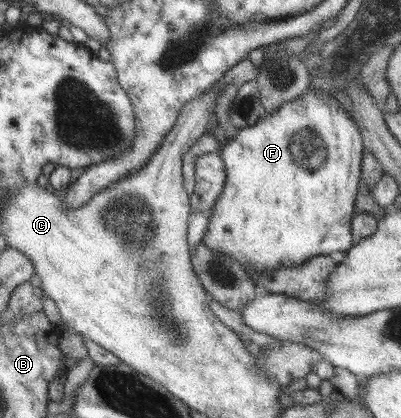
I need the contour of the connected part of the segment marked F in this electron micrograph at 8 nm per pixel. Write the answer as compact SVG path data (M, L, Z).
M310 86L302 97L280 105L268 115L263 115L256 124L246 128L237 129L236 136L219 150L219 156L223 163L225 179L220 194L215 198L212 214L208 218L206 230L203 234L202 244L210 250L220 254L231 256L247 272L263 272L263 270L276 270L277 268L288 268L298 266L306 262L310 257L320 254L329 255L330 252L346 251L352 246L351 221L354 217L354 198L360 182L359 170L362 162L362 137L358 132L356 123L352 120L351 114L346 112L333 97L324 93L314 93Z

